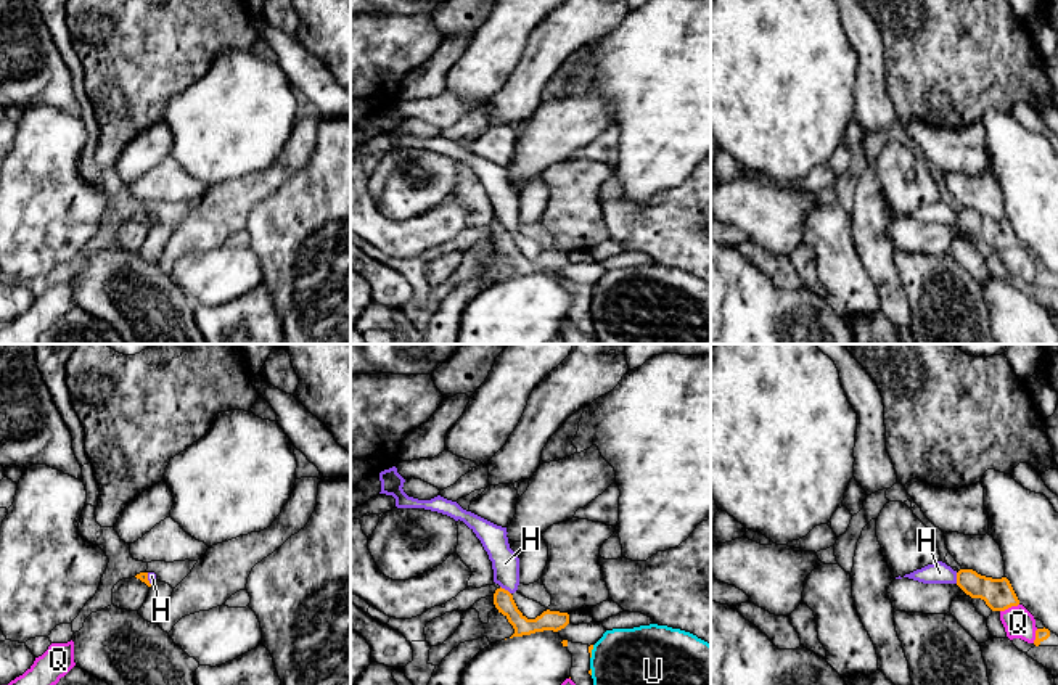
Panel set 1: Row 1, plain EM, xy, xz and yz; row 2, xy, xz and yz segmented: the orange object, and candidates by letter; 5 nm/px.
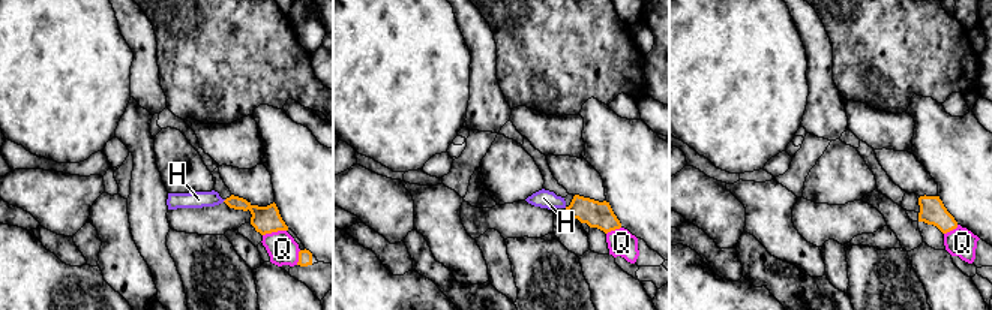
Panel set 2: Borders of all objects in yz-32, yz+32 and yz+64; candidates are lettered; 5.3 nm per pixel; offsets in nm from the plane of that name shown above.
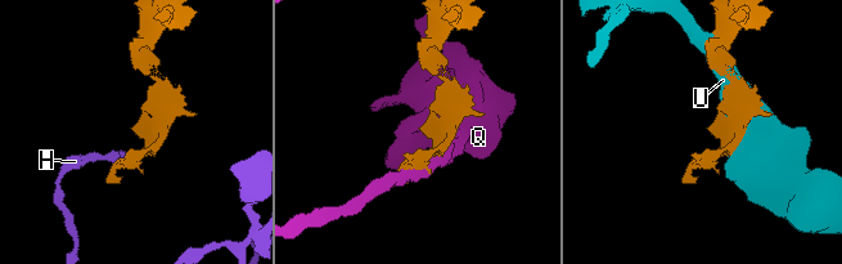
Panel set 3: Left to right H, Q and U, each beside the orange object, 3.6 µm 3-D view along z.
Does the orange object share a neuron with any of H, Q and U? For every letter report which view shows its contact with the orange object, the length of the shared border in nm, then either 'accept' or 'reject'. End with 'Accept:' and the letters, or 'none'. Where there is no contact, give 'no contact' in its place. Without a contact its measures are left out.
H: xz | 70 nm | reject
Q: yz | 100 nm | reject
U: xz | 70 nm | reject
Accept: none

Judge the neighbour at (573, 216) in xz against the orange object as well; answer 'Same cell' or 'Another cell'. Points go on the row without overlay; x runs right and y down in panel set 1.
Another cell

